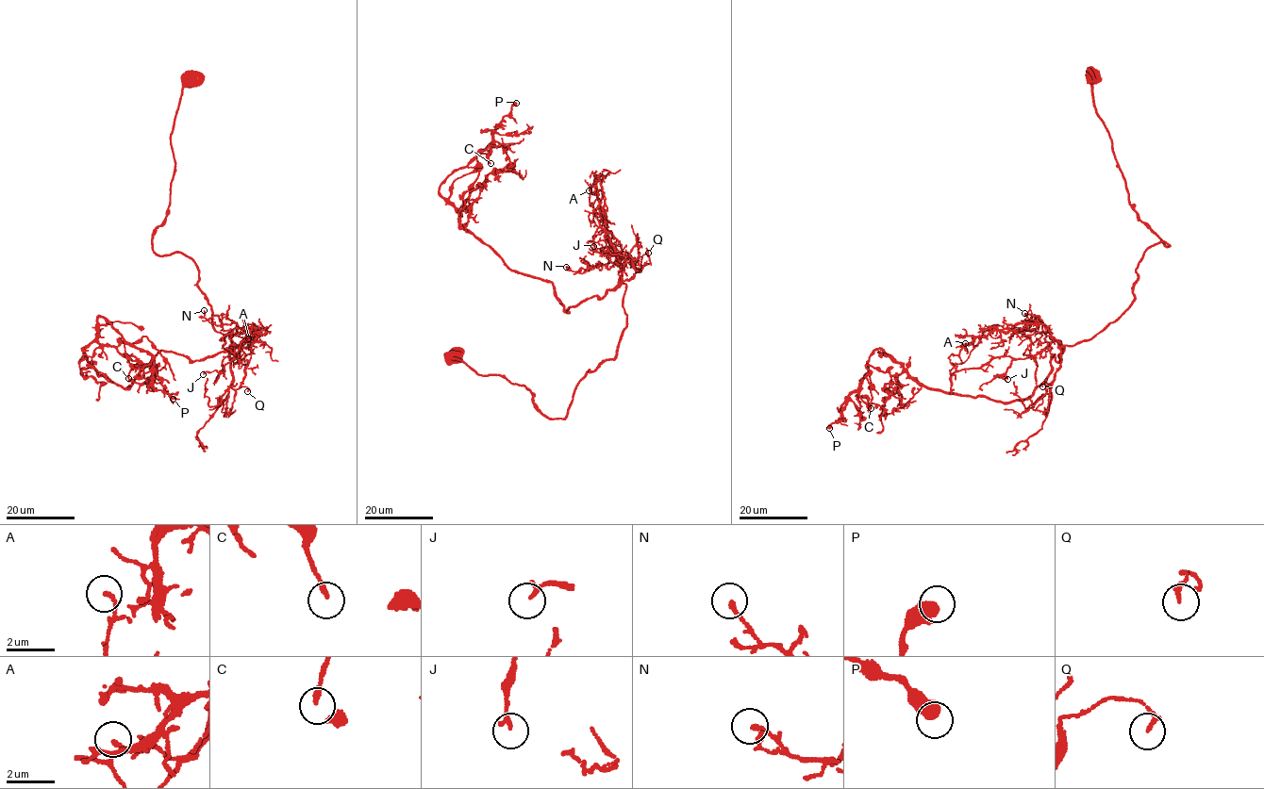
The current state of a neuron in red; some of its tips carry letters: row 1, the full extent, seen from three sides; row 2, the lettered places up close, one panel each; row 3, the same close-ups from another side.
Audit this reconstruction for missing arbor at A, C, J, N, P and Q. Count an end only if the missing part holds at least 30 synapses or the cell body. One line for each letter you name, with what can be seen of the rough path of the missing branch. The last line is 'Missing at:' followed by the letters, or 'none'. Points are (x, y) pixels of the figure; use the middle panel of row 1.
Missing at: none

